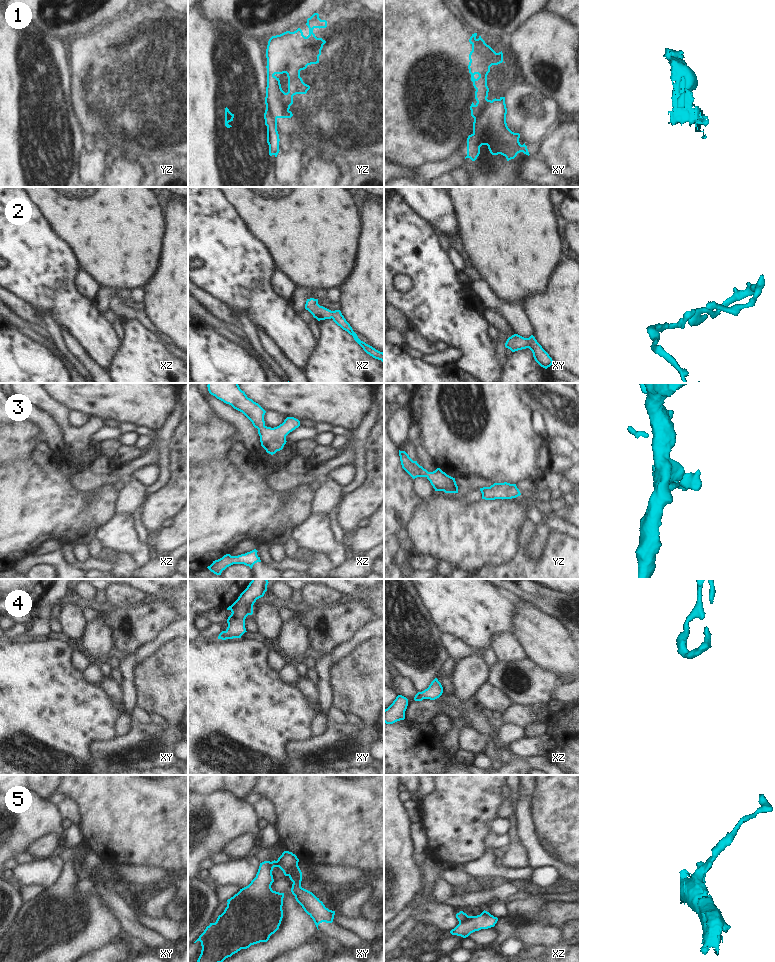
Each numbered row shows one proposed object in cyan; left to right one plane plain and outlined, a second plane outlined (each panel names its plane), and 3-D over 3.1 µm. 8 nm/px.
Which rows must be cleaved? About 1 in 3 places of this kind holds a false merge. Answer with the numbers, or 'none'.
1, 5.

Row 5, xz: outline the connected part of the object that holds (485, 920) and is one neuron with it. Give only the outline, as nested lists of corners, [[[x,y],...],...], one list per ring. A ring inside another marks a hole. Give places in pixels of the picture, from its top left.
[[[484,910],[480,915],[468,916],[464,922],[459,923],[454,929],[450,931],[450,933],[452,935],[466,938],[475,931],[494,927],[497,921],[497,917],[494,917],[489,912]]]

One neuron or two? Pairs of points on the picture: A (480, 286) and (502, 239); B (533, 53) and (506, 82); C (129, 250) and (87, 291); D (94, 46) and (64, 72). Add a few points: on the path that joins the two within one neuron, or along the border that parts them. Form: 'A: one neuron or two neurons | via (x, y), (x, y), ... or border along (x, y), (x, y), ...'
A: two neurons | border along (482, 280), (498, 298)
B: two neurons | border along (509, 47), (526, 80)
C: two neurons | border along (78, 267), (81, 267), (100, 287)
D: two neurons | border along (68, 65), (70, 68), (69, 91)

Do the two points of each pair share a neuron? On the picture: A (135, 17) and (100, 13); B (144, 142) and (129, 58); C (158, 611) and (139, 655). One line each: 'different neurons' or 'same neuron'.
A: different neurons
B: same neuron
C: different neurons

